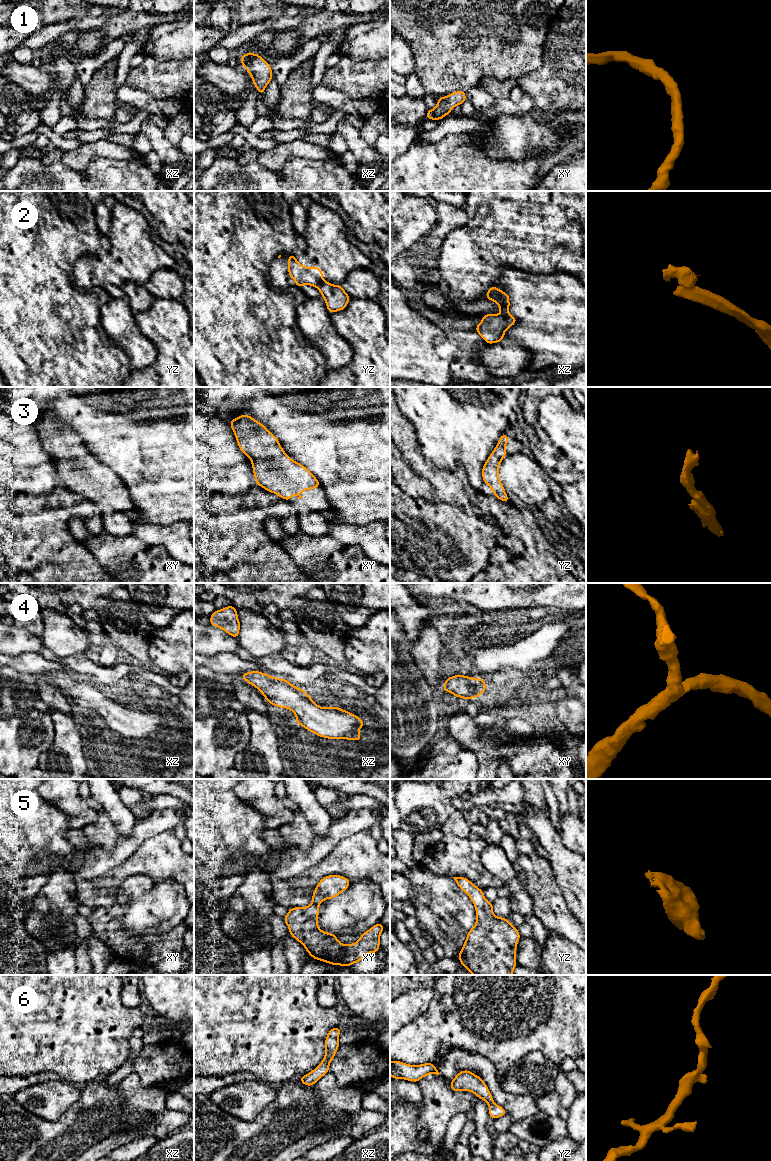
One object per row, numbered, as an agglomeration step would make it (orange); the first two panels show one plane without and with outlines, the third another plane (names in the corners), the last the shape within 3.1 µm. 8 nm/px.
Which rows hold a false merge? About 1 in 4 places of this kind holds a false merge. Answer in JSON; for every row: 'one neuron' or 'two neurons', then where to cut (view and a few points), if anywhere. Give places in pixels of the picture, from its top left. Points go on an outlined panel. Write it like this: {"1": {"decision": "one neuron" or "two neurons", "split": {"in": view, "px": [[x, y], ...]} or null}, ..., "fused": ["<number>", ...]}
{"1": {"decision": "one neuron", "split": null}, "2": {"decision": "one neuron", "split": null}, "3": {"decision": "one neuron", "split": null}, "4": {"decision": "one neuron", "split": null}, "5": {"decision": "one neuron", "split": null}, "6": {"decision": "one neuron", "split": null}, "fused": []}

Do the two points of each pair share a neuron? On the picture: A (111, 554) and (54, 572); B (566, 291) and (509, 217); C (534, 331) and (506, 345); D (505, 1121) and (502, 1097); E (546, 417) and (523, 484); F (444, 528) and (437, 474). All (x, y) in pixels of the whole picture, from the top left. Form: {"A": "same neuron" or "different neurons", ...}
{"A": "different neurons", "B": "different neurons", "C": "different neurons", "D": "different neurons", "E": "different neurons", "F": "different neurons"}

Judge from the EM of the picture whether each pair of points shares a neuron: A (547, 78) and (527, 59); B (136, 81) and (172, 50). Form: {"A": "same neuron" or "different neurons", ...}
{"A": "different neurons", "B": "different neurons"}

